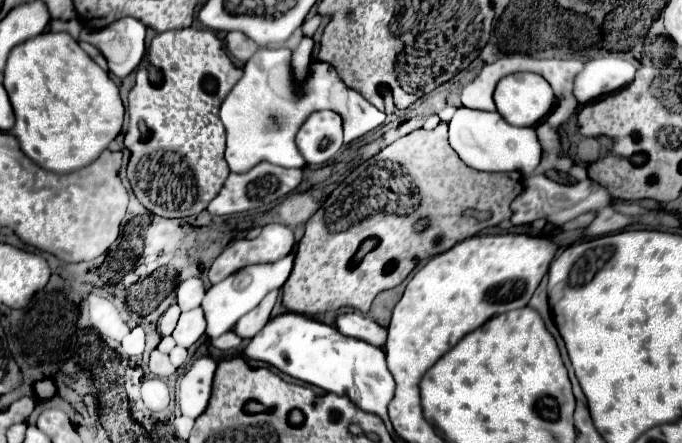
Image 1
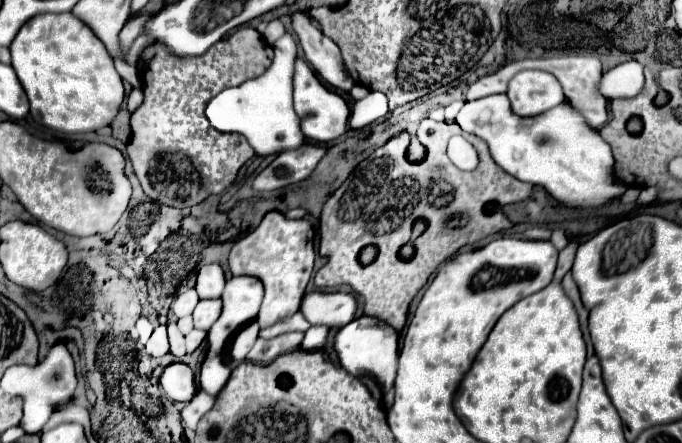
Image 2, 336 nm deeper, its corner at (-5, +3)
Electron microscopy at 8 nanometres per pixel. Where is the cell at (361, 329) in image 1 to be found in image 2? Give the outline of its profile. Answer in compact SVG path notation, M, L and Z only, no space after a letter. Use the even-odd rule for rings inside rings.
M310 291L302 297L300 311L312 325L344 327L354 319L356 299L350 293Z

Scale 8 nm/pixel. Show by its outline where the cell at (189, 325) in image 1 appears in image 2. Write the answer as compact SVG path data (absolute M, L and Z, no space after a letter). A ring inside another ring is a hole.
M204 299L194 309L194 327L208 331L212 323L220 317L222 299Z

